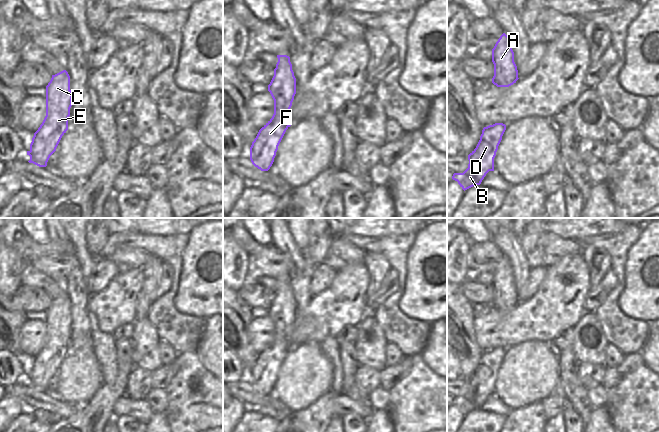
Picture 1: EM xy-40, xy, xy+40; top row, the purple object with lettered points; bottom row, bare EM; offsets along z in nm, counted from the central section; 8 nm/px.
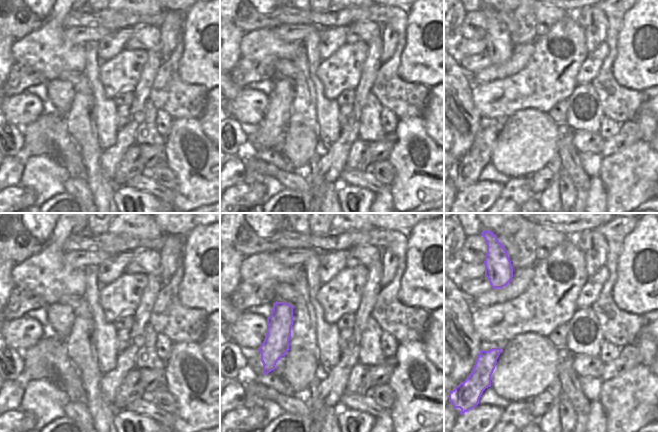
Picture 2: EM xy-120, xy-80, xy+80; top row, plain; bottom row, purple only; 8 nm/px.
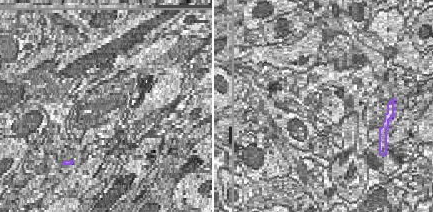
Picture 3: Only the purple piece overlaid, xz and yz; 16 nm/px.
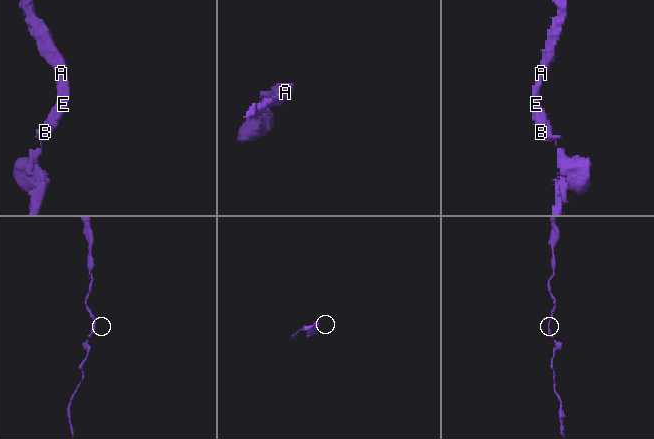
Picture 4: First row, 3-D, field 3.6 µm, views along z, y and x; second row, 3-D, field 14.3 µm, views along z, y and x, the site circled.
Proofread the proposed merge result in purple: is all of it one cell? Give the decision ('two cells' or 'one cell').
one cell

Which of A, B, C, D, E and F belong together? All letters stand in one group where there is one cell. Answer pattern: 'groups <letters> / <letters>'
groups A B C D E F

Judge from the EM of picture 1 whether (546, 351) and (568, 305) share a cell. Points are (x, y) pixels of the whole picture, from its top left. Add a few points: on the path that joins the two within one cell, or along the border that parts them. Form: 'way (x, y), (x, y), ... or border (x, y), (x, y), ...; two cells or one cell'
border (527, 340), (542, 340), (550, 343); two cells

